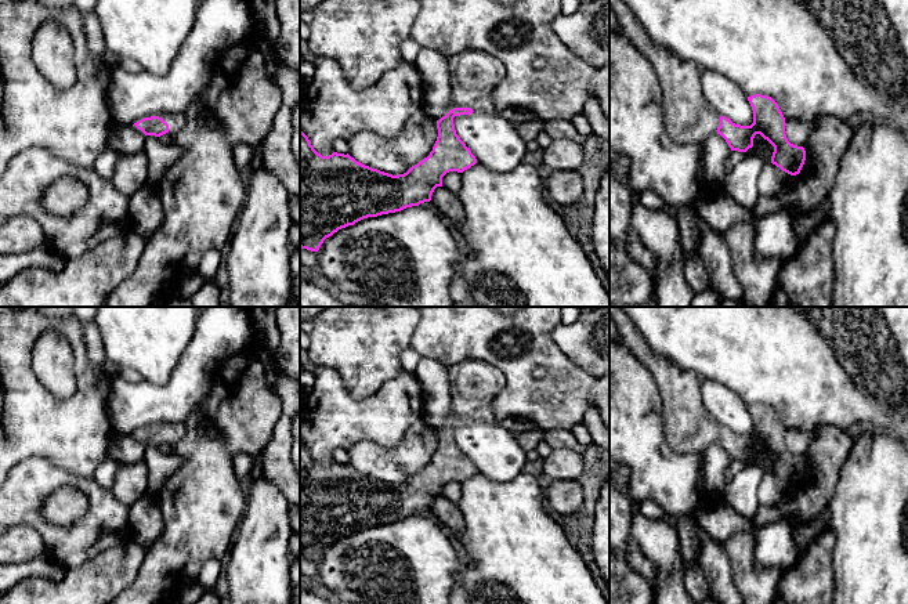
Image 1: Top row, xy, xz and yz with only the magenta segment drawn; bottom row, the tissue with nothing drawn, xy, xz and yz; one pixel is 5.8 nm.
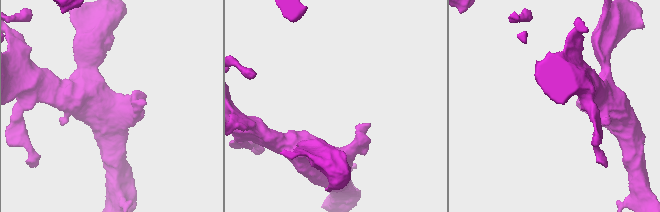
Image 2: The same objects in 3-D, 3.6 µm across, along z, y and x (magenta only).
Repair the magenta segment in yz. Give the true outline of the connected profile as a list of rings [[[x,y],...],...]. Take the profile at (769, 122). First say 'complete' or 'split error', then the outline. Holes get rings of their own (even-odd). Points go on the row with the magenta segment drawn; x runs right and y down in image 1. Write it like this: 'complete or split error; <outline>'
split error; [[[609,0],[623,33],[652,64],[662,86],[662,112],[669,138],[680,145],[698,145],[705,149],[708,138],[720,134],[731,151],[746,152],[760,134],[773,147],[771,163],[782,171],[800,173],[806,151],[793,145],[785,134],[785,117],[778,104],[767,95],[748,97],[753,111],[753,123],[741,126],[720,116],[705,100],[701,87],[702,70],[679,58],[666,47],[655,43],[623,0]]]

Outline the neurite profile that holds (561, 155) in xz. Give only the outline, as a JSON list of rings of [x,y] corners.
[[[553,140],[543,149],[543,164],[551,171],[578,170],[583,163],[583,145],[572,140]]]

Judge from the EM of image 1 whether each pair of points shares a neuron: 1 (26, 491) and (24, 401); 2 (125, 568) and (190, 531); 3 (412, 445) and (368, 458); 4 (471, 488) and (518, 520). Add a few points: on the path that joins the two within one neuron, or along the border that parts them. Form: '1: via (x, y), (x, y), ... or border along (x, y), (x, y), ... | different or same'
1: border along (57, 465), (36, 456), (28, 456), (14, 466) | different
2: border along (148, 548), (137, 577), (129, 583) | different
3: via (401, 456), (379, 458) | same
4: via (483, 499), (503, 520), (507, 520) | same

